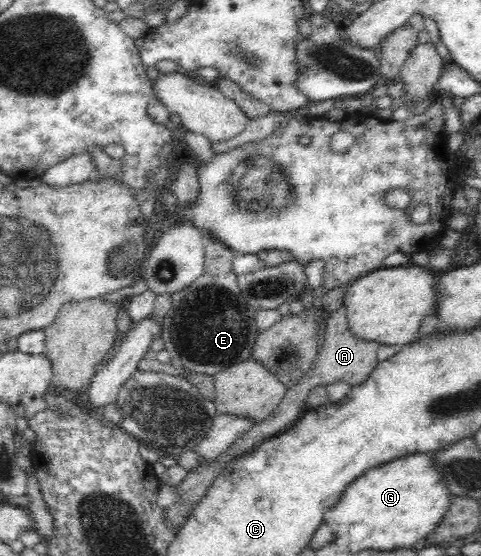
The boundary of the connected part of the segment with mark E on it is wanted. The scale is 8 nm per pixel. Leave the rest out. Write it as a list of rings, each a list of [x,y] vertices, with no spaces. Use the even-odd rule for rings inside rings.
[[[210,233],[203,236],[203,245],[205,250],[203,275],[197,277],[191,285],[174,292],[171,309],[163,319],[162,339],[166,351],[173,358],[174,365],[184,371],[211,376],[239,361],[250,359],[261,331],[254,321],[253,310],[245,306],[239,296],[237,274],[232,268],[233,258],[237,255],[236,251],[214,239]]]

